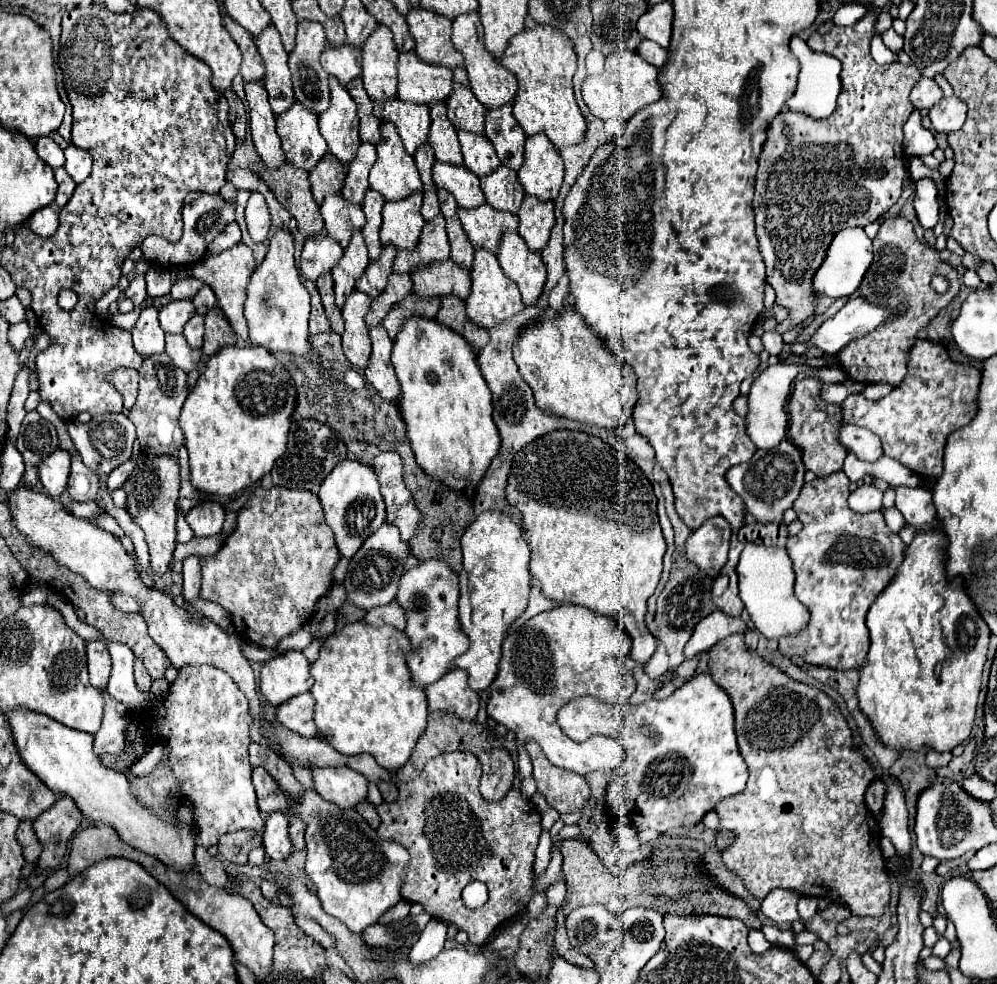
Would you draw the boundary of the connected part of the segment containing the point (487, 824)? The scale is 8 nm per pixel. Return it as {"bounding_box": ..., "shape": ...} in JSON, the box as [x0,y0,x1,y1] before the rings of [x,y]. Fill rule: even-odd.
{"bounding_box":[377,751,541,947],"shape":[[[461,751],[445,753],[431,759],[417,779],[399,785],[399,799],[395,803],[381,803],[377,807],[381,817],[381,825],[377,829],[379,837],[401,843],[411,855],[405,883],[401,887],[403,899],[423,905],[431,917],[469,933],[469,943],[475,947],[481,947],[489,935],[493,935],[493,931],[497,931],[521,909],[525,909],[533,899],[535,883],[539,877],[533,861],[541,835],[541,815],[531,801],[523,799],[521,791],[509,789],[501,801],[487,801],[479,793],[479,779],[481,765],[477,757]],[[471,881],[481,881],[489,889],[489,901],[479,909],[467,909],[461,899],[461,891]]]}

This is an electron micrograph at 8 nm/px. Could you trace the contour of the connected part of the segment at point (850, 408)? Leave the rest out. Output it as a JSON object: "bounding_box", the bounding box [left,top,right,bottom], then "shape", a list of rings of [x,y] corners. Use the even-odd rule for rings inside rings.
{"bounding_box":[843,339,981,477],"shape":[[[917,339],[907,353],[907,375],[899,387],[895,387],[887,397],[879,401],[869,401],[863,393],[851,393],[843,403],[843,423],[859,425],[873,431],[881,443],[887,457],[897,459],[901,465],[909,467],[917,475],[939,477],[943,473],[943,449],[947,435],[967,425],[977,415],[977,399],[981,387],[981,373],[971,365],[961,365],[949,359],[947,349],[931,339]]]}

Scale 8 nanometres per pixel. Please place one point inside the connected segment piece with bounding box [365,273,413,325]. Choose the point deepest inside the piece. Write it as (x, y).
(399, 284)

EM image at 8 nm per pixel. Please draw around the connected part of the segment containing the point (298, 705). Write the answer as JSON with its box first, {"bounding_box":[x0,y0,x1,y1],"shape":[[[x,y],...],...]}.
{"bounding_box":[277,693,317,739],"shape":[[[301,693],[289,699],[289,703],[277,707],[277,721],[281,721],[287,729],[307,739],[317,735],[313,715],[315,715],[315,699],[311,697],[311,693]]]}

